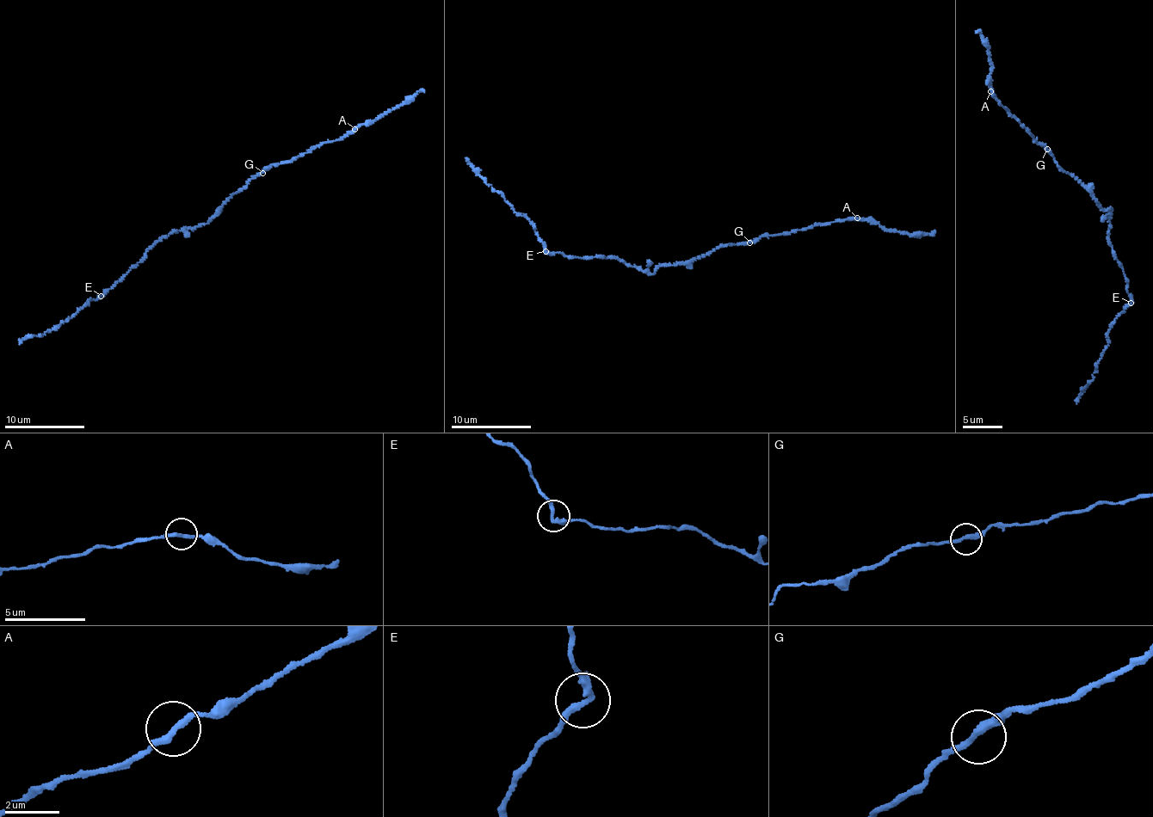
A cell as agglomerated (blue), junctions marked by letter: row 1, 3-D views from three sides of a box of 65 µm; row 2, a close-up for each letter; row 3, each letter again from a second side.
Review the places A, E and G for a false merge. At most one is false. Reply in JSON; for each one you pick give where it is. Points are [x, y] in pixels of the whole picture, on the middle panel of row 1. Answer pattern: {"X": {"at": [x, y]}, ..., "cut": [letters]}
{"cut": []}

